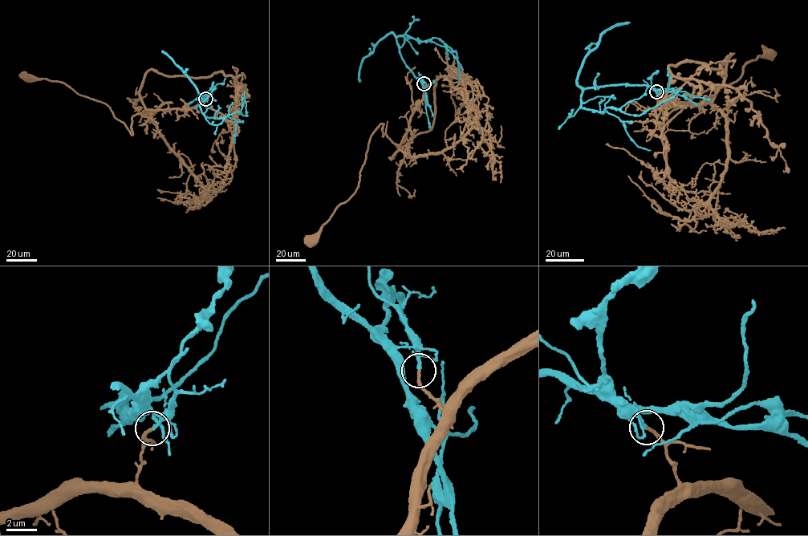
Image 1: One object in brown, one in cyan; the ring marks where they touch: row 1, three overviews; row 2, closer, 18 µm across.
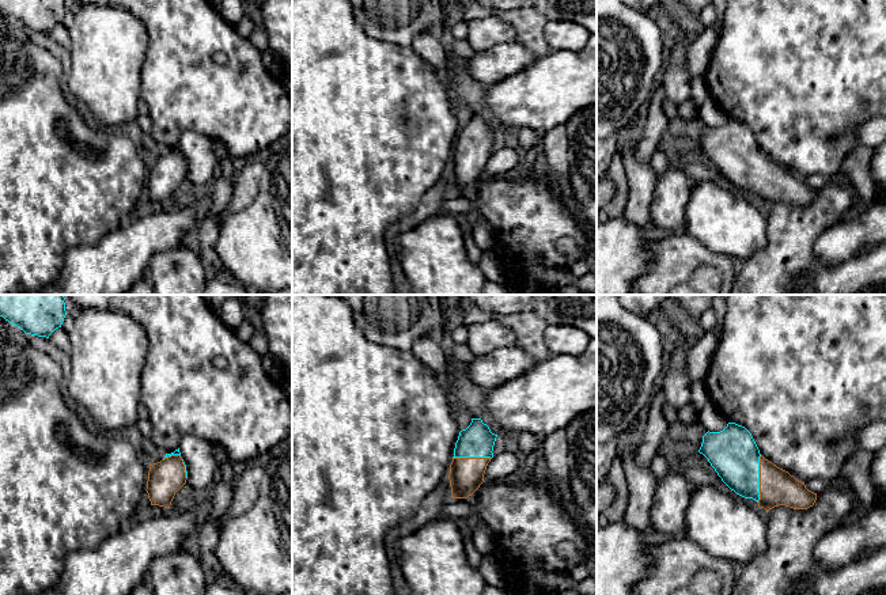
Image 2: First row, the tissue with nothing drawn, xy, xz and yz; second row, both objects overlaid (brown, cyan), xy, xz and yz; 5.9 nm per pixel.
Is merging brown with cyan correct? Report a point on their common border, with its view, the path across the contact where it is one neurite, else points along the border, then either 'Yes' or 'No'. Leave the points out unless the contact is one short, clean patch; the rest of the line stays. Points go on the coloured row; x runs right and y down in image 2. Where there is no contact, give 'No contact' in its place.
Touches brown at yz (760, 478). No

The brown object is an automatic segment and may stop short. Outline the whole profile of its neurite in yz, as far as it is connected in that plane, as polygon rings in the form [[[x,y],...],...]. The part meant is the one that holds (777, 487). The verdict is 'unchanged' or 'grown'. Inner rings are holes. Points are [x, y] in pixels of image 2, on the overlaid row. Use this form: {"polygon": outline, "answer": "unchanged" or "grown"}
{"polygon": [[[760,456],[760,500],[758,507],[769,511],[779,505],[794,509],[807,509],[814,505],[817,493],[809,490],[804,482]]], "answer": "unchanged"}

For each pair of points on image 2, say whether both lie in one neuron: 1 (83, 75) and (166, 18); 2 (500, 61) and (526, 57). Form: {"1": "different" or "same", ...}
{"1": "different", "2": "same"}

